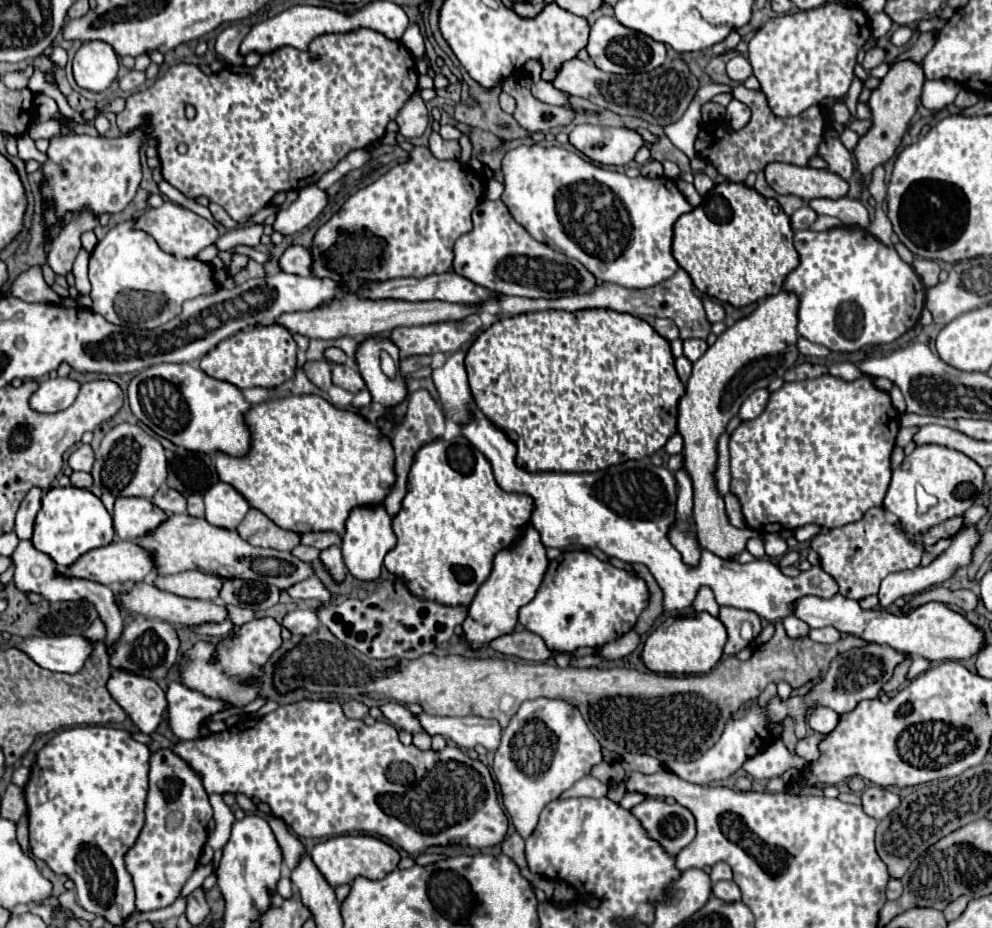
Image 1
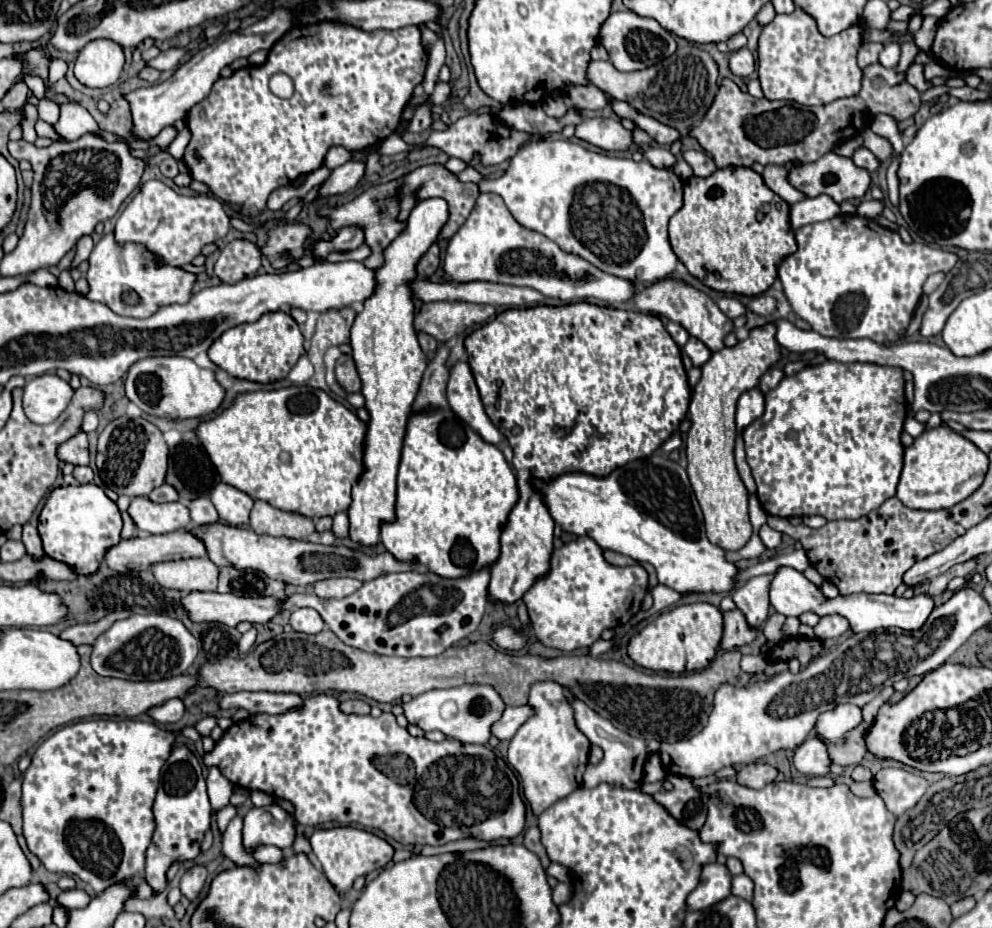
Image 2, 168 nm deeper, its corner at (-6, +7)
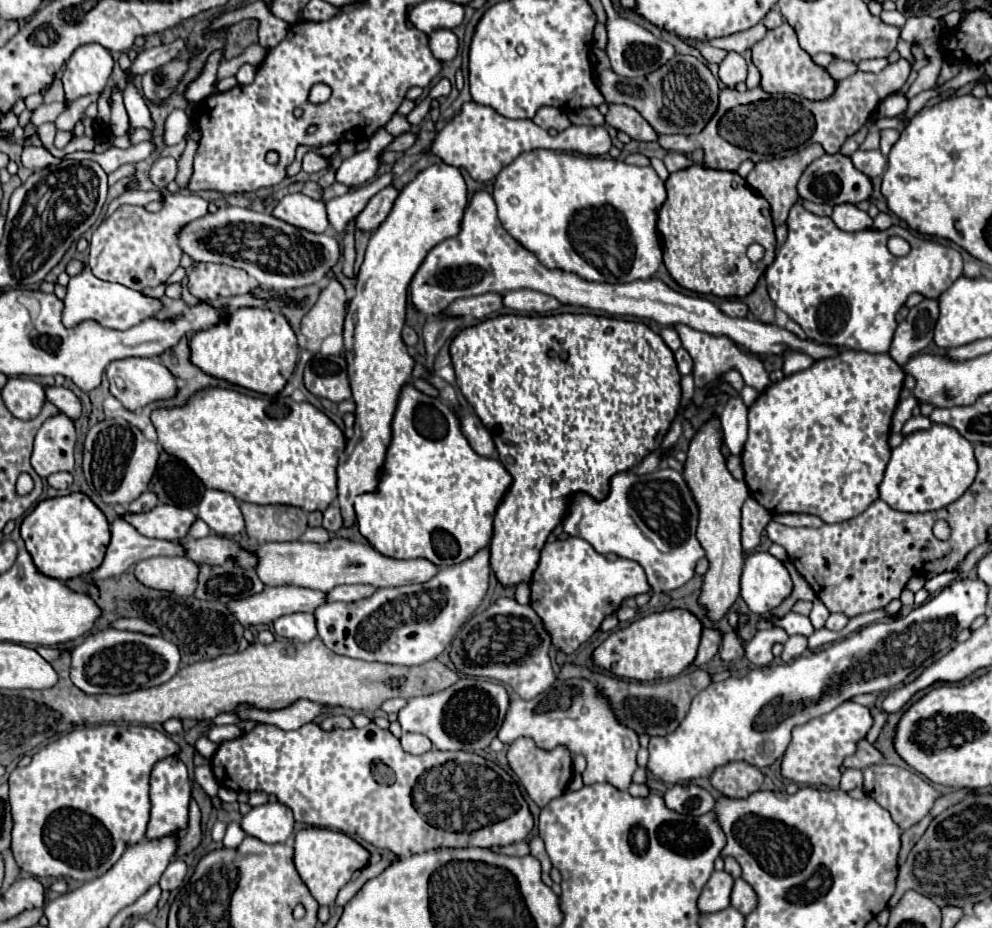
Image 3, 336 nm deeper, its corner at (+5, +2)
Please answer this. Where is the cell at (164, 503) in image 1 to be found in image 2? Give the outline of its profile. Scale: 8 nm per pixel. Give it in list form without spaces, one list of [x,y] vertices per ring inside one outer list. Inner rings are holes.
[[[163,484],[163,486],[155,488],[149,494],[149,500],[153,500],[153,502],[177,502],[179,500],[179,494],[177,494],[177,490],[173,486]]]

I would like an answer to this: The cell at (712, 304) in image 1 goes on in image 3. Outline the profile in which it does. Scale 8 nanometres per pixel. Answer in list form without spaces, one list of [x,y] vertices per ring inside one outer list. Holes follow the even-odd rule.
[[[724,301],[720,305],[720,309],[732,317],[746,317],[748,315],[748,305],[742,301]]]

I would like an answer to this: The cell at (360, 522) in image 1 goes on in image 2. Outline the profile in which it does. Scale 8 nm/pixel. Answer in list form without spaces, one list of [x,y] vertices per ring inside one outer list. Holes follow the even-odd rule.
[[[429,198],[413,206],[407,218],[407,230],[391,242],[385,250],[385,264],[375,270],[375,294],[363,304],[363,310],[357,314],[355,326],[351,328],[353,358],[363,382],[361,394],[365,396],[365,408],[371,416],[365,436],[365,472],[353,486],[353,504],[347,510],[351,522],[349,538],[361,546],[377,546],[381,542],[381,526],[395,522],[395,486],[403,438],[411,404],[427,366],[413,330],[413,300],[407,284],[417,276],[415,264],[429,250],[431,242],[435,242],[447,218],[447,202],[441,198]]]

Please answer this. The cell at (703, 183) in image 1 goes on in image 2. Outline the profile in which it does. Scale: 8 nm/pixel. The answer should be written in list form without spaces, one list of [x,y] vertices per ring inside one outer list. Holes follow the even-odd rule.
[[[689,150],[689,152],[685,152],[683,156],[685,156],[685,160],[691,164],[695,176],[699,176],[699,178],[707,178],[707,176],[711,176],[711,174],[717,170],[713,158],[711,158],[709,154],[705,154],[705,152]]]

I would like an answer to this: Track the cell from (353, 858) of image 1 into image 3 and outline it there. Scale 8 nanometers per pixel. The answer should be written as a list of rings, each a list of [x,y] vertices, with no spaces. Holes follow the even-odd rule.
[[[306,827],[296,833],[296,843],[294,843],[296,871],[304,881],[304,885],[308,887],[308,891],[312,893],[312,897],[320,905],[332,905],[338,891],[350,881],[352,873],[362,869],[368,863],[368,859],[370,859],[370,853],[360,843],[356,843],[354,839],[350,839],[340,831]]]

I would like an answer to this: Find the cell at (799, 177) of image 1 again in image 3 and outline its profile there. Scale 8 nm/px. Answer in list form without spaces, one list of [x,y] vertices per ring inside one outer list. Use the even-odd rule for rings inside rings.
[[[834,153],[834,155],[822,155],[816,161],[812,161],[806,171],[800,177],[798,183],[798,193],[802,199],[814,201],[814,203],[826,203],[826,205],[842,205],[842,203],[860,203],[860,201],[868,201],[872,195],[872,181],[858,171],[852,165],[852,159],[842,155],[842,153]]]

